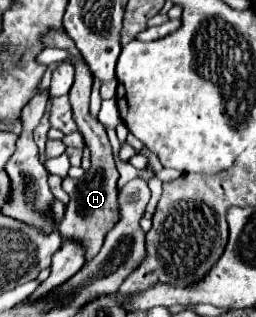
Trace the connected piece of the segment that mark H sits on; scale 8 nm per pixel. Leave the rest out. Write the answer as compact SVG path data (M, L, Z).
M78 128L84 136L86 146L92 152L92 168L82 176L80 182L62 182L64 192L70 196L70 204L66 208L66 214L62 218L62 222L58 224L58 232L62 234L62 238L76 238L80 242L86 244L86 260L94 258L96 252L100 250L104 236L108 234L108 230L112 230L112 226L116 224L118 216L116 216L116 198L118 198L118 190L116 190L116 182L120 178L116 162L114 162L114 154L112 154L112 146L108 142L106 130L104 128Z

